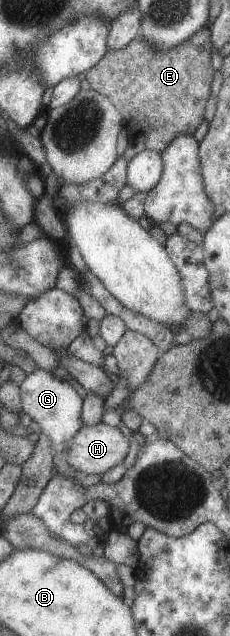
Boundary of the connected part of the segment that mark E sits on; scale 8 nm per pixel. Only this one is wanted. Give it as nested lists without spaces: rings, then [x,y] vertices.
[[[207,27],[198,29],[184,43],[172,49],[154,49],[150,43],[137,36],[122,49],[107,49],[96,65],[85,72],[85,79],[90,84],[90,90],[105,96],[114,105],[129,142],[142,143],[148,150],[161,153],[176,135],[192,136],[203,120],[214,73],[210,65],[211,47],[211,32]]]

